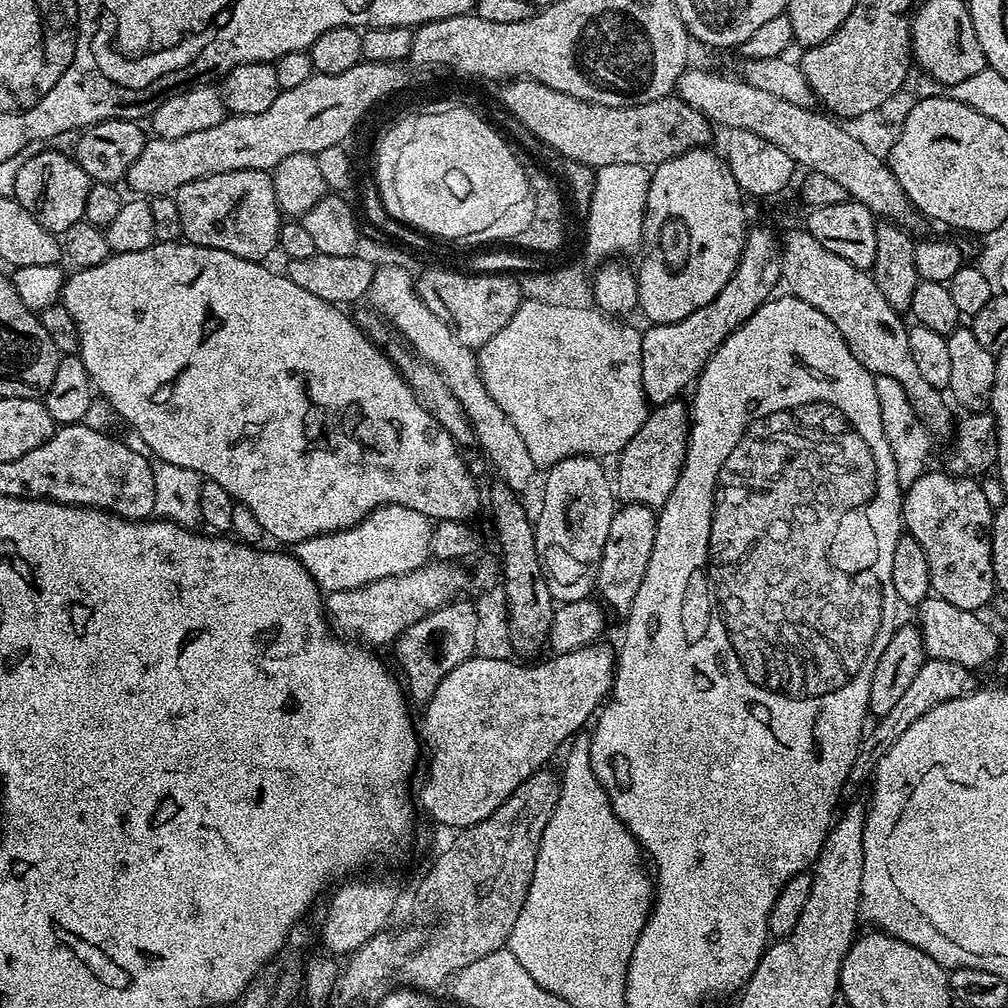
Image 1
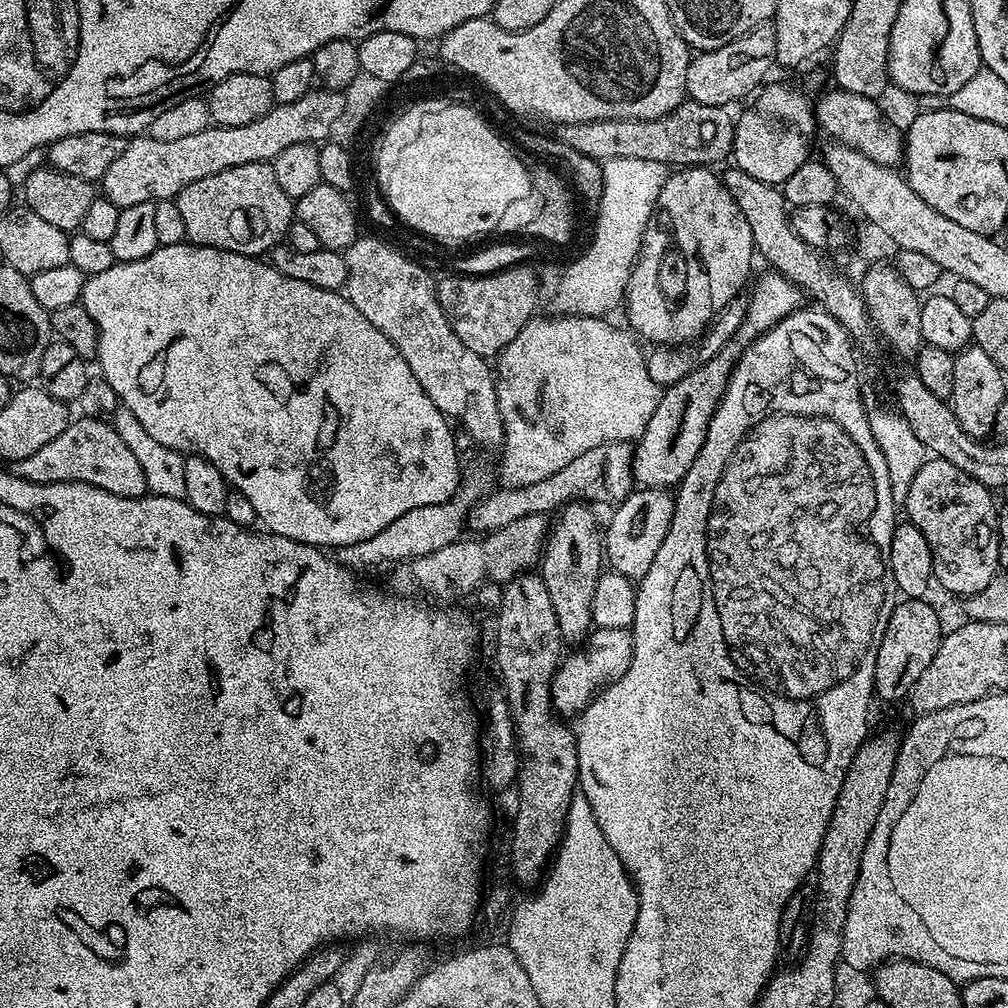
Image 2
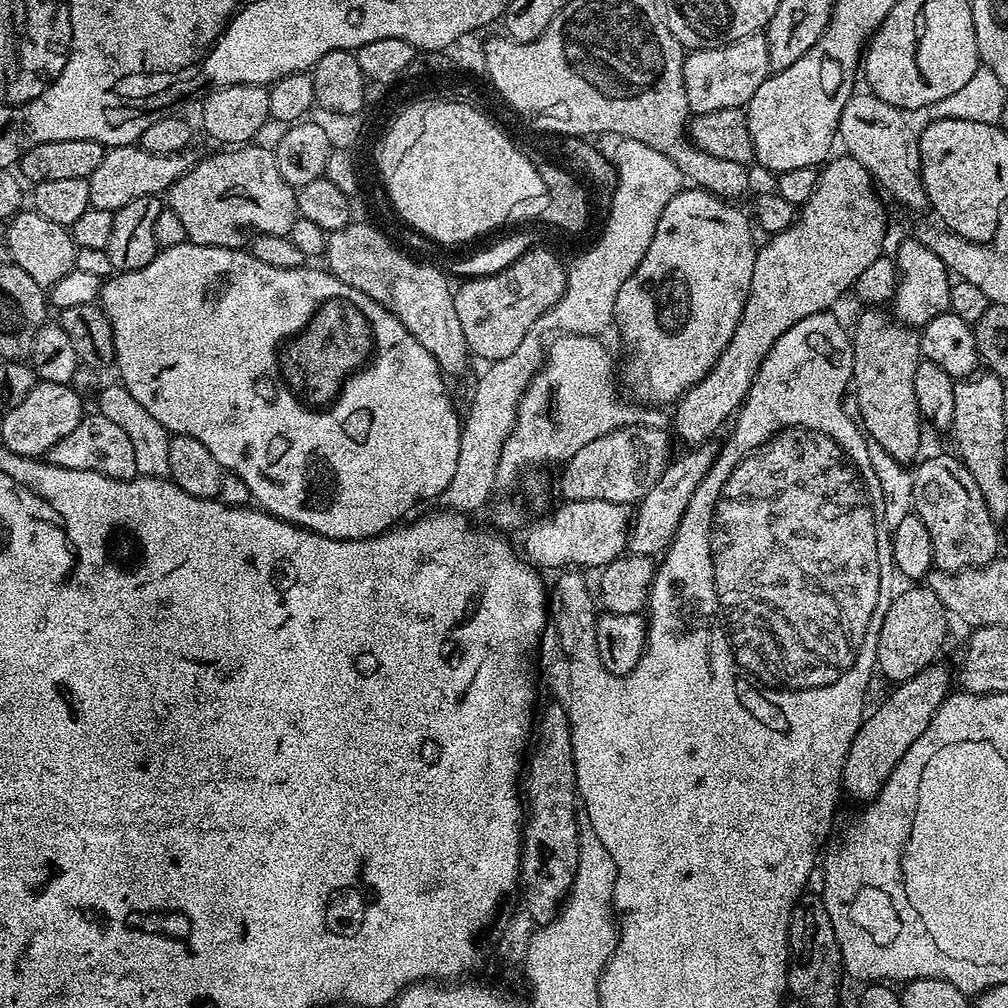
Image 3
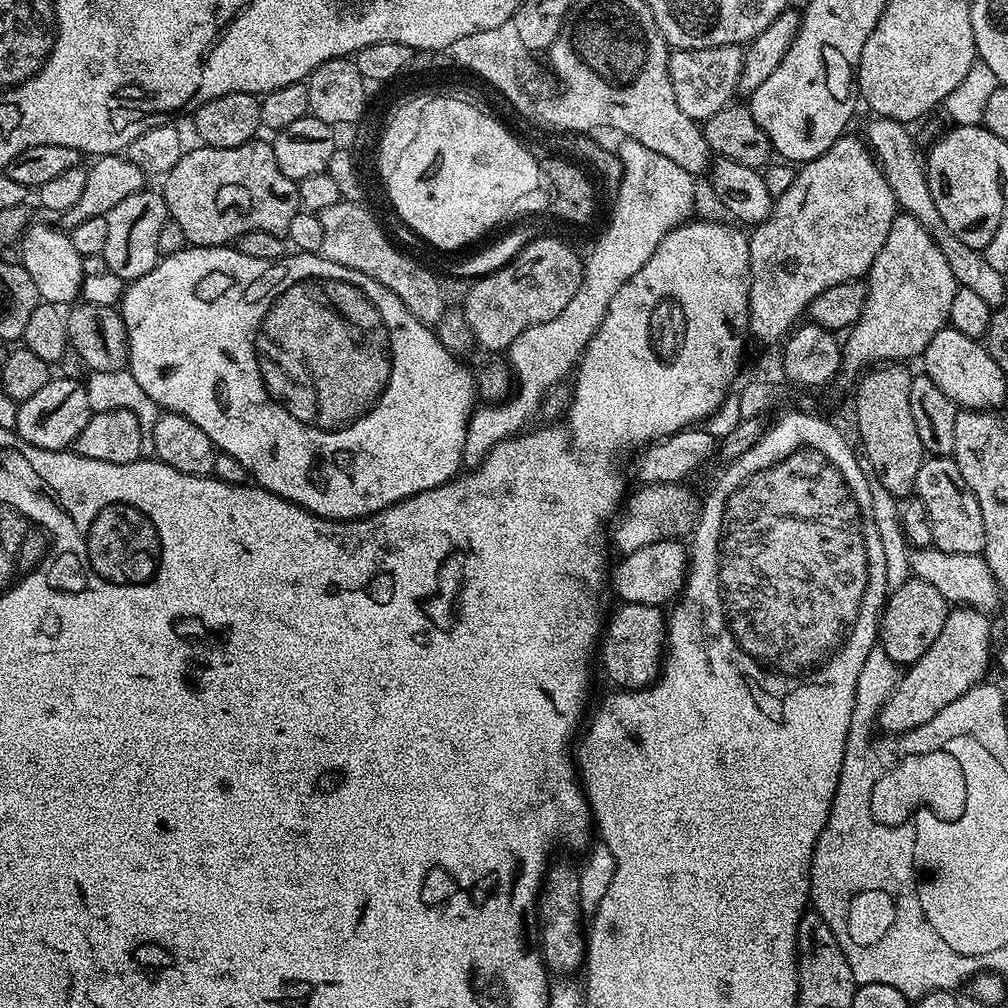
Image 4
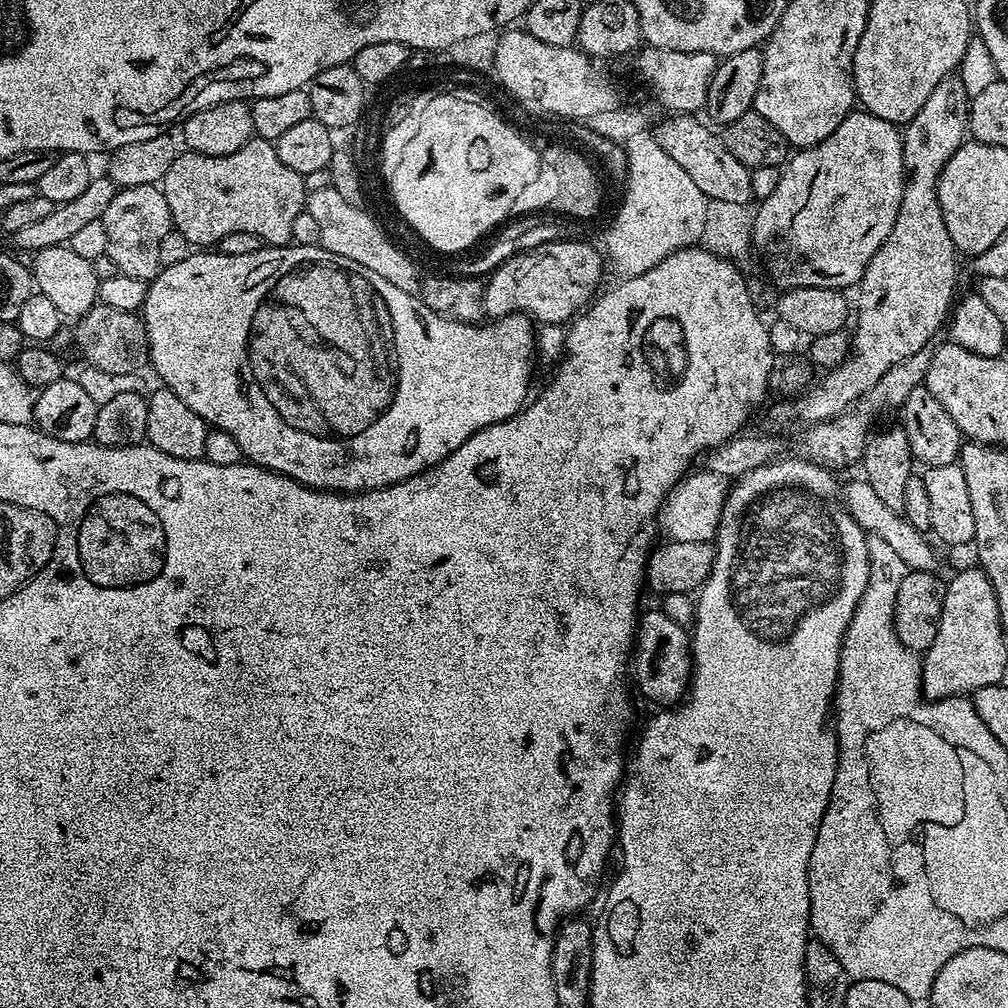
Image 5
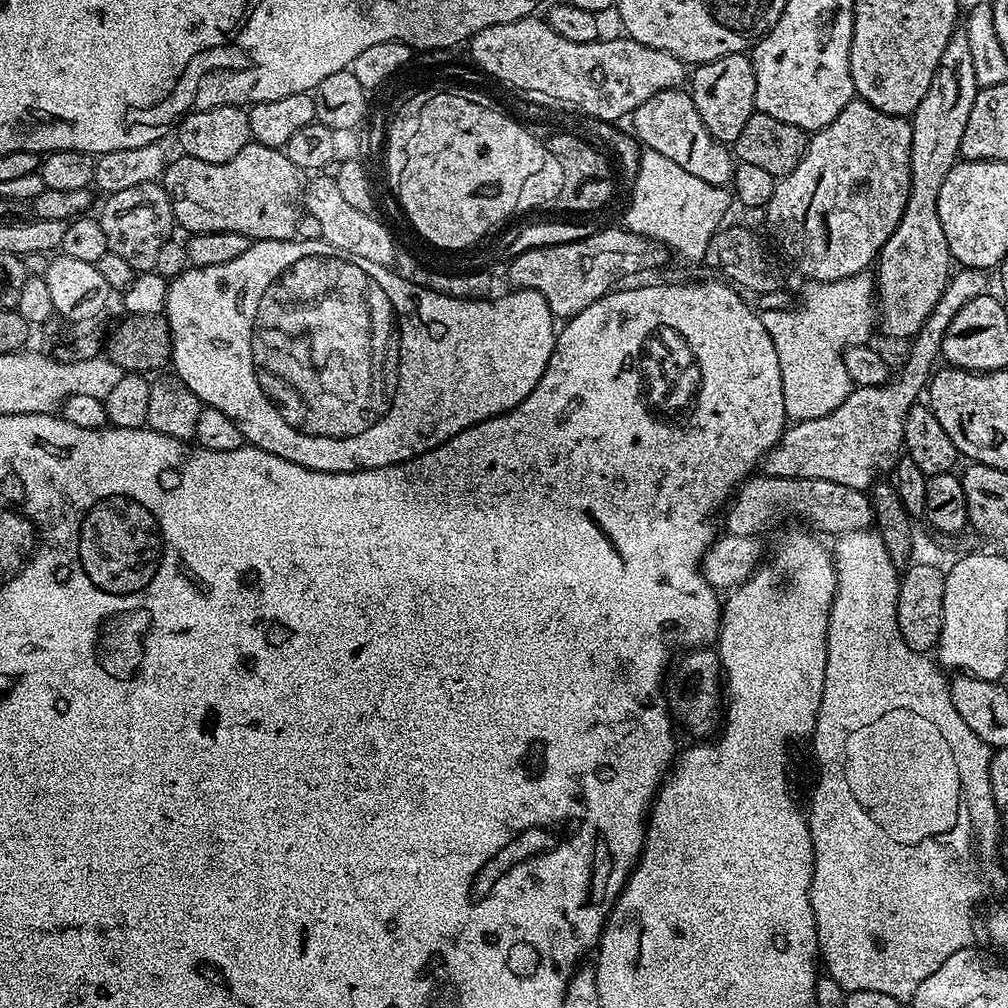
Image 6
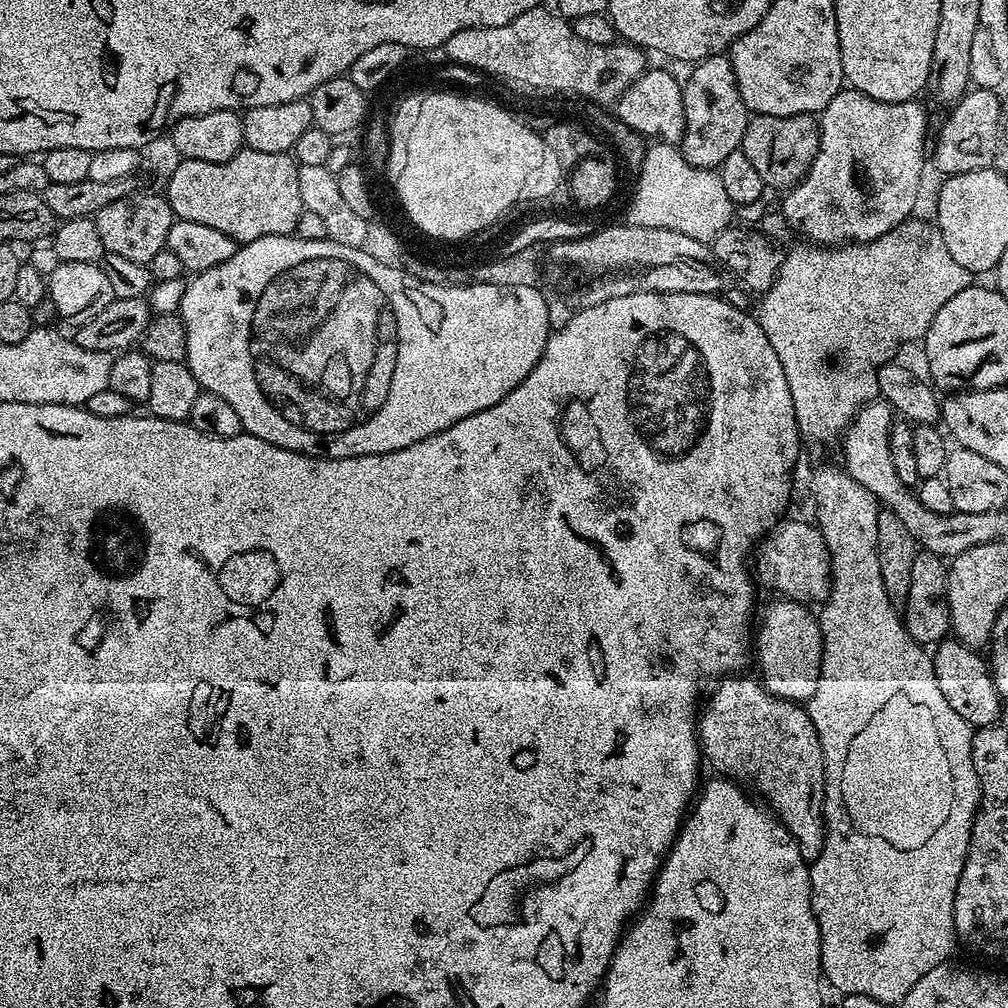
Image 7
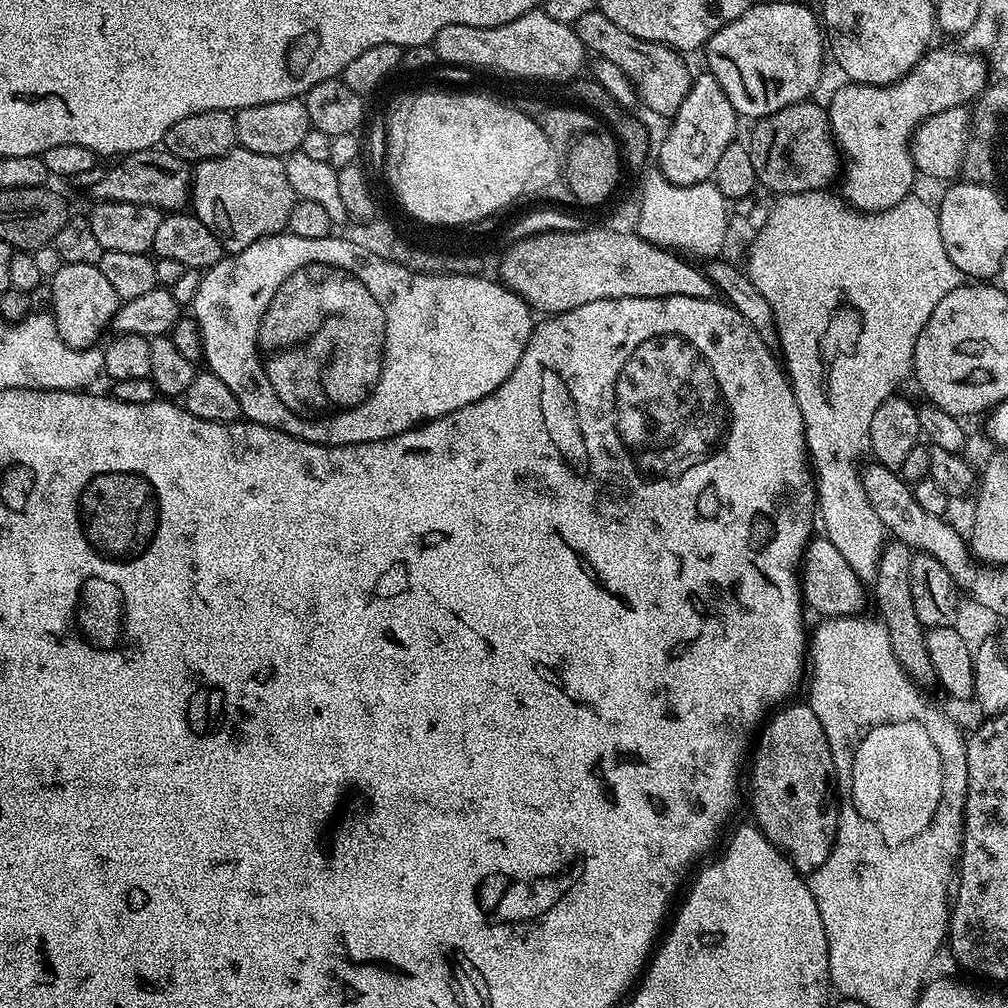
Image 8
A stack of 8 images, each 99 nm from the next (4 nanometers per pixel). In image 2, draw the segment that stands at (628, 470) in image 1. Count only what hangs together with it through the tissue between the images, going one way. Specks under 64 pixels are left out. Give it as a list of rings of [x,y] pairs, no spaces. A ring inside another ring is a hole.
[[[767,270],[760,277],[755,277],[756,286],[752,290],[752,296],[748,300],[748,309],[742,320],[742,326],[738,326],[736,336],[718,354],[714,354],[704,364],[697,364],[686,378],[678,382],[667,385],[661,391],[658,410],[650,414],[650,422],[646,422],[646,430],[635,441],[632,453],[632,478],[639,487],[642,488],[667,488],[679,485],[684,479],[684,475],[690,470],[694,458],[698,458],[698,450],[702,450],[702,442],[706,442],[706,434],[710,422],[714,418],[716,408],[724,398],[724,391],[728,385],[728,380],[732,376],[732,371],[736,369],[736,364],[740,361],[740,356],[745,348],[749,348],[759,336],[765,336],[775,324],[782,322],[791,312],[801,311],[803,300],[806,300],[805,293],[800,291],[799,286],[793,284],[787,276],[775,270]]]

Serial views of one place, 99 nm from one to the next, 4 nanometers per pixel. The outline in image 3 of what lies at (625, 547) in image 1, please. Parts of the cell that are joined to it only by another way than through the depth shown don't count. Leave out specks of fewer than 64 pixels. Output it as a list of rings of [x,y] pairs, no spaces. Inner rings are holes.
[[[713,438],[704,443],[689,447],[680,457],[673,459],[664,469],[662,478],[650,486],[650,490],[635,505],[632,526],[628,529],[627,551],[633,556],[659,557],[668,551],[674,534],[682,522],[682,514],[686,514],[686,506],[690,506],[690,498],[694,498],[694,490],[706,478],[710,466],[714,466],[716,456],[720,453],[721,441]]]

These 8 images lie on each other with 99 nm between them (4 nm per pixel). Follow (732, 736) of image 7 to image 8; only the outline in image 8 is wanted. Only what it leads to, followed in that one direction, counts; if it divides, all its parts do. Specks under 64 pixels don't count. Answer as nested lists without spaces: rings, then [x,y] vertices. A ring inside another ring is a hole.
[[[806,702],[792,703],[785,703],[771,713],[773,716],[756,740],[756,753],[752,756],[752,769],[748,772],[748,796],[752,799],[752,812],[756,815],[754,820],[760,831],[783,851],[797,872],[811,874],[826,862],[834,839],[834,816],[830,808],[828,812],[832,759],[818,714],[814,714]]]

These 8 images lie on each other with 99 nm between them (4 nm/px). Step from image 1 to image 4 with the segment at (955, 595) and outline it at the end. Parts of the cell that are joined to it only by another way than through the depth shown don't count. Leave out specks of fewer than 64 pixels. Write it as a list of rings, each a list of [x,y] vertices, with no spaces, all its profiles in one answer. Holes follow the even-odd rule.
[[[946,456],[925,459],[916,475],[914,494],[920,499],[922,506],[926,506],[934,547],[946,550],[946,554],[978,556],[983,553],[982,510],[978,507],[978,498],[974,498],[974,490],[970,490],[970,486],[966,486],[965,480],[962,479],[955,459]]]

